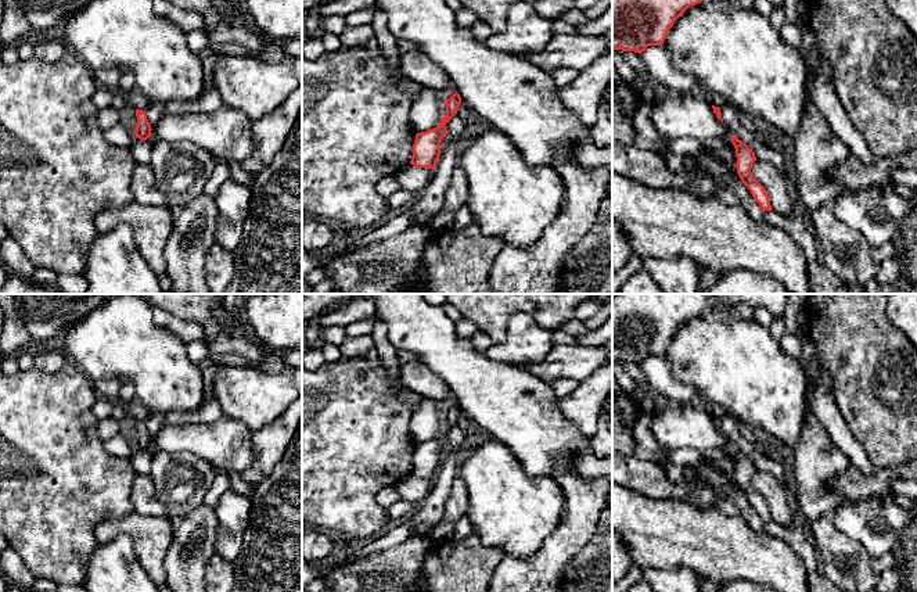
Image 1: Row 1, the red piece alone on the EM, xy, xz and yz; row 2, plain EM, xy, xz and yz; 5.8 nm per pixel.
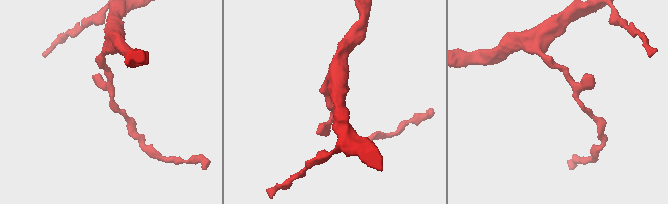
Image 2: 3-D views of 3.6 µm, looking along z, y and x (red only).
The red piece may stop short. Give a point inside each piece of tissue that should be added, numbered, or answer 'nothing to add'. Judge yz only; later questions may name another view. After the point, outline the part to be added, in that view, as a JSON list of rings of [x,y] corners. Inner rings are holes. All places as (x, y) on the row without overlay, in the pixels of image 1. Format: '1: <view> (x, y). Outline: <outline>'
nothing to add

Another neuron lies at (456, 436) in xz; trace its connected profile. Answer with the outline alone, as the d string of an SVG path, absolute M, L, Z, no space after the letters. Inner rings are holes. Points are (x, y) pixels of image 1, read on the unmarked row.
M456 424L445 437L450 448L463 453L463 444L465 435L467 433L458 424Z

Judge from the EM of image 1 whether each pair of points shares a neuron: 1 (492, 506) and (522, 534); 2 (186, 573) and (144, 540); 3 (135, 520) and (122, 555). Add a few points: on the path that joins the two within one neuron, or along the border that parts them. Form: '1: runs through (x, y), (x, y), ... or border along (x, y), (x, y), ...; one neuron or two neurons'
1: runs through (499, 510), (515, 527); one neuron
2: border along (172, 524), (172, 544), (165, 558), (165, 577); two neurons
3: border along (99, 542), (104, 544), (126, 534), (141, 567); two neurons

